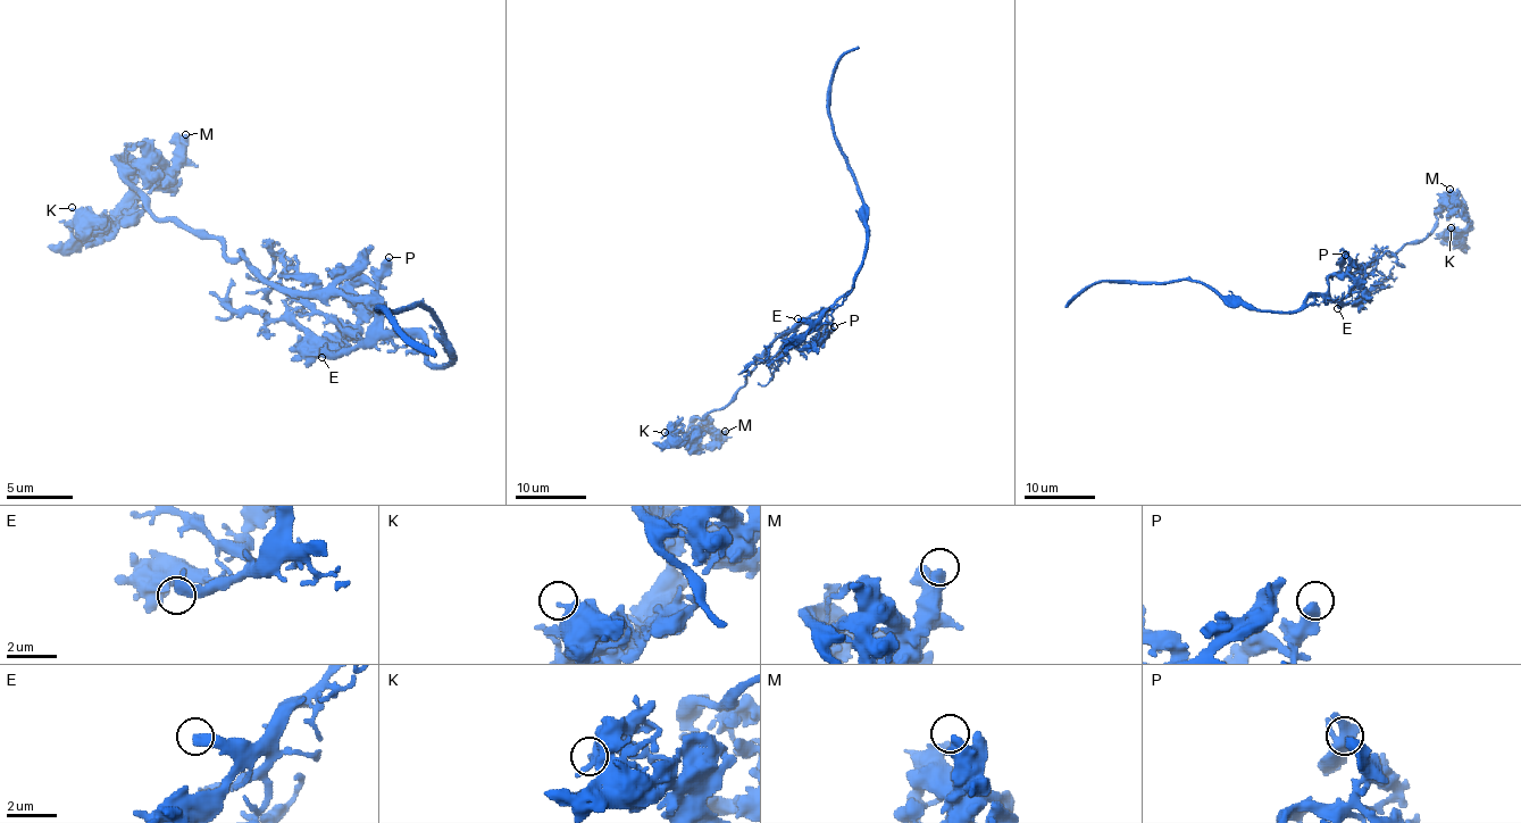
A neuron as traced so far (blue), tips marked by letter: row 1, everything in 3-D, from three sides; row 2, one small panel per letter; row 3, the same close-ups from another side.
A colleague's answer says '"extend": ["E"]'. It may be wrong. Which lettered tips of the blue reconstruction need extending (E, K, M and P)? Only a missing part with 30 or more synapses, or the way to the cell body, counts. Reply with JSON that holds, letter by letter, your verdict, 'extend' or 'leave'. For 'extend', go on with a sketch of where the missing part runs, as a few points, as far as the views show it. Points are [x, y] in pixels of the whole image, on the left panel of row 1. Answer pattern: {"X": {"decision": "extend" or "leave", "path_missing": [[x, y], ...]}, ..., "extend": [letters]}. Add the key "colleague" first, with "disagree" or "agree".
{"colleague": "agree", "E": {"decision": "extend", "path_missing": [[322, 357], [292, 355], [268, 331]]}, "K": {"decision": "leave"}, "M": {"decision": "leave"}, "P": {"decision": "leave"}, "extend": ["E"]}

